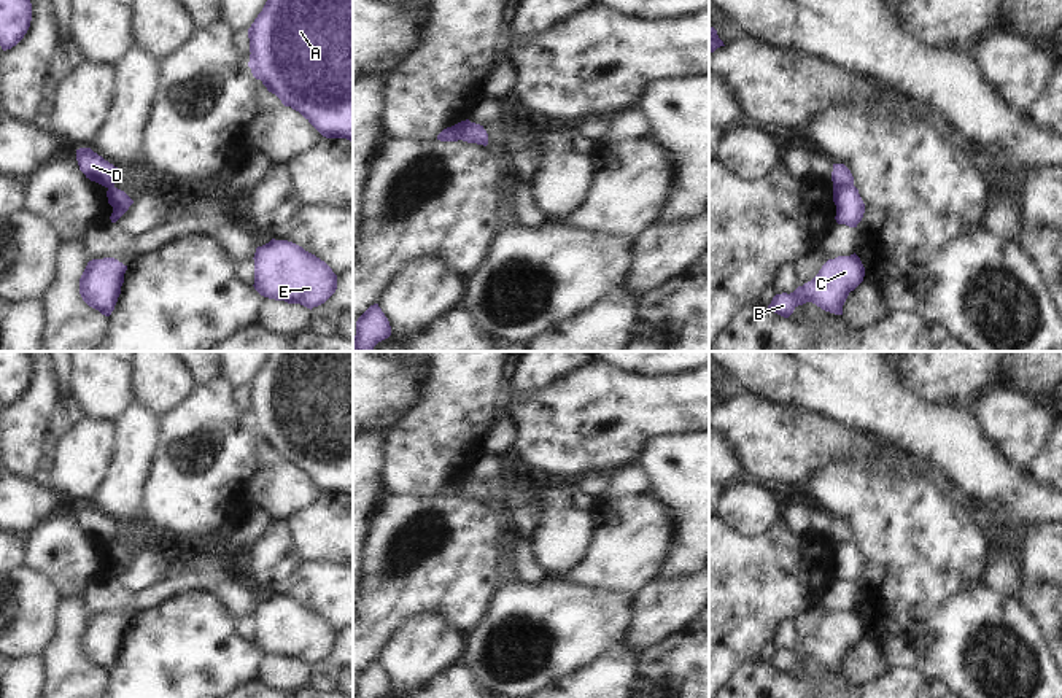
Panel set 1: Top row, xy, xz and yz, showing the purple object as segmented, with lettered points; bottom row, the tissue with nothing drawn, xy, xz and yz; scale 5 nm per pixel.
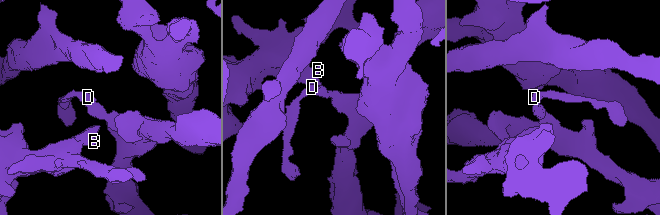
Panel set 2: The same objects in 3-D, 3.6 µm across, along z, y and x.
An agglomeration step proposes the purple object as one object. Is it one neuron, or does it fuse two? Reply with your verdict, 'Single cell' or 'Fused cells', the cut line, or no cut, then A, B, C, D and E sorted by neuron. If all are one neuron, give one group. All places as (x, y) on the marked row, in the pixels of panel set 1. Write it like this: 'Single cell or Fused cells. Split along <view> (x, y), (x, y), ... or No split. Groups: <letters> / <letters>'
Fused cells. Split along yz (852, 183), (833, 186). Groups: A B C E / D

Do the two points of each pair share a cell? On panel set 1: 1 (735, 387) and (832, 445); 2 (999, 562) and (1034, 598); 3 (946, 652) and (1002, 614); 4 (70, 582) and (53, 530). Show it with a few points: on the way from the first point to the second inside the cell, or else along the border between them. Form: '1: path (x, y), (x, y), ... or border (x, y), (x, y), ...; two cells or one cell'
1: border (748, 393), (725, 403); two cells
2: path (1003, 573), (1010, 585), (1023, 597); one cell
3: path (961, 644), (988, 620); one cell
4: path (70, 570), (70, 562), (56, 547), (56, 542); one cell

